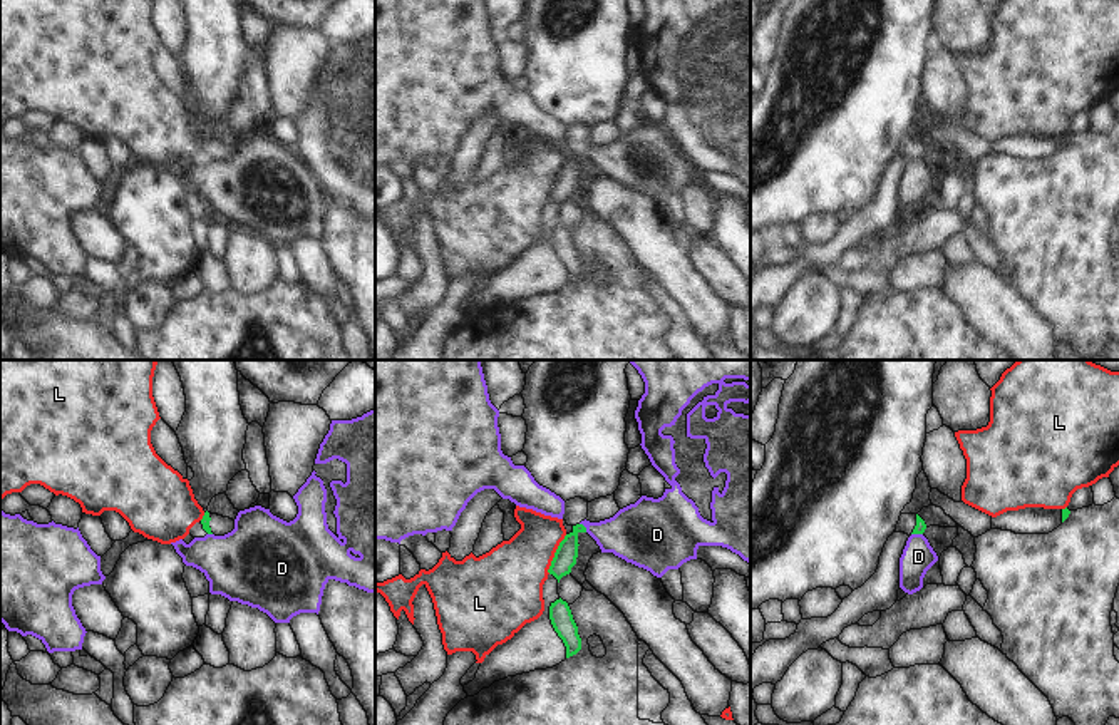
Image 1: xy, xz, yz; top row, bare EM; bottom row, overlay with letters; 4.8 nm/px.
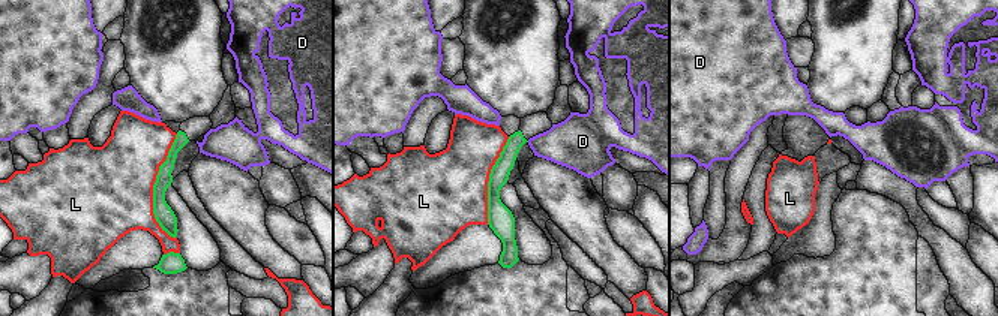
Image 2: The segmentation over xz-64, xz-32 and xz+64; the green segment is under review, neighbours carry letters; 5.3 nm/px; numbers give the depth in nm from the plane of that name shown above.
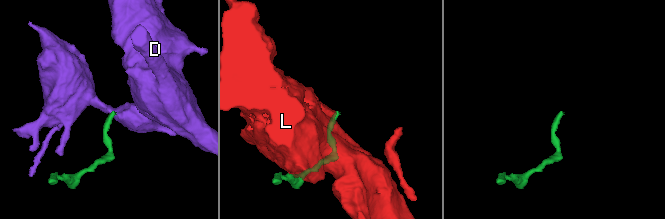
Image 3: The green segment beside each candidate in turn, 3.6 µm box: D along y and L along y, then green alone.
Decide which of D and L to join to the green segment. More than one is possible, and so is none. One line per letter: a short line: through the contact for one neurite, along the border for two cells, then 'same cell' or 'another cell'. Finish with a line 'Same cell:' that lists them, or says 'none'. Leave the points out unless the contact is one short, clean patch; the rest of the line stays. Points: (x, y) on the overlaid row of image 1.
D: yz (912, 533), (922, 534) | another cell
L: another cell
Same cell: none

